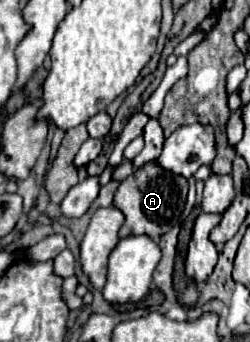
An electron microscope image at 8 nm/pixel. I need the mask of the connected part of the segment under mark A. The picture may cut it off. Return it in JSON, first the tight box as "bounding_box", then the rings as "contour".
{"bounding_box":[114,162,188,240],"contour":[[[148,162],[136,168],[134,174],[130,174],[126,180],[120,182],[114,196],[114,206],[122,210],[126,216],[126,222],[120,228],[120,238],[146,234],[152,240],[158,240],[180,220],[180,214],[186,204],[186,194],[188,194],[188,180],[184,176],[166,172],[164,168],[158,168],[156,162]]]}

